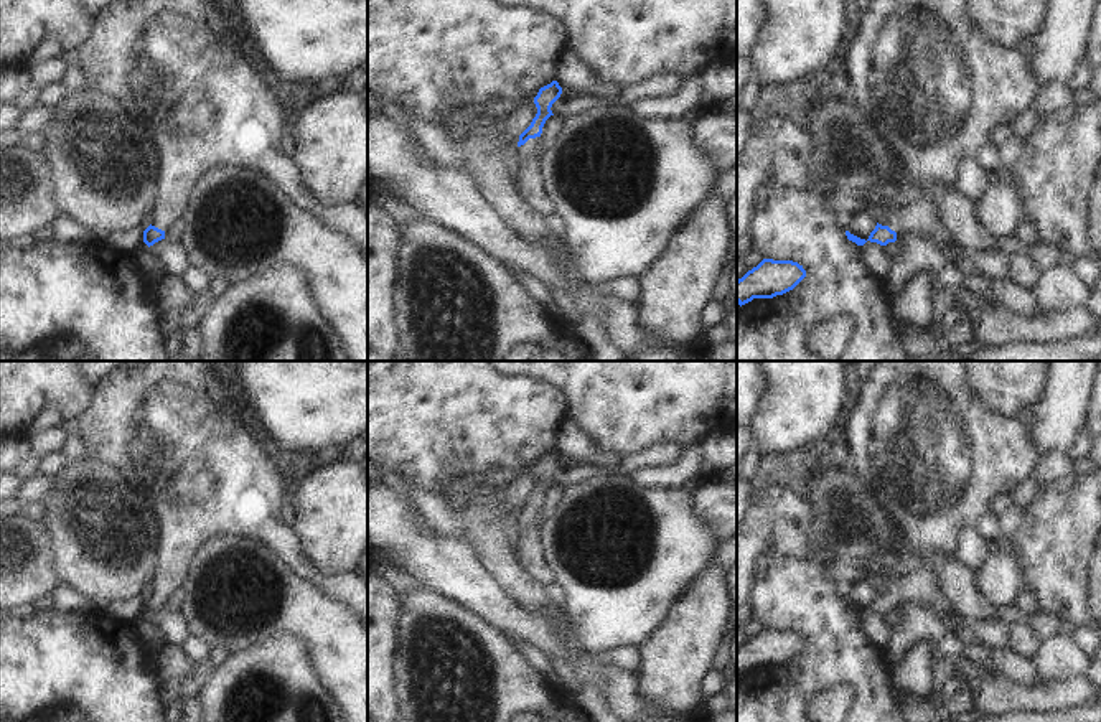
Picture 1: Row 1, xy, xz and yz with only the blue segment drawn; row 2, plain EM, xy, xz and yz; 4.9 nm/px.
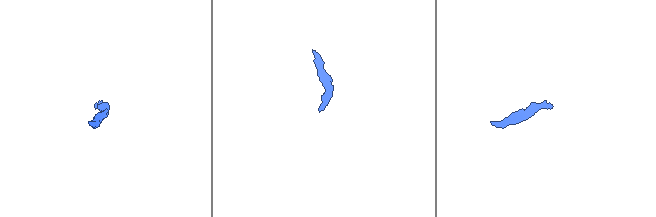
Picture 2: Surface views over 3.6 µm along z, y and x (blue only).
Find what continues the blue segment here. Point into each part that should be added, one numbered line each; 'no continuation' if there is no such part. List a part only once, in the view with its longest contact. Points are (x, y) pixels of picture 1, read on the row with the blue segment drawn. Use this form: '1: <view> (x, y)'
1: xz (531, 188)

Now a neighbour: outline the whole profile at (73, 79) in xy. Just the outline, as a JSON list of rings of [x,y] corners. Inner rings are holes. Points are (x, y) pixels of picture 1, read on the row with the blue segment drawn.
[[[79,64],[68,66],[61,76],[63,87],[68,94],[73,94],[86,86],[84,74]]]

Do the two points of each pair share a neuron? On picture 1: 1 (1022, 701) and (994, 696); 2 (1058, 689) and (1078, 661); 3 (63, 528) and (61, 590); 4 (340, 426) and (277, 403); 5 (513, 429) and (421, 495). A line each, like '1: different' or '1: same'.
1: same
2: different
3: different
4: same
5: different

